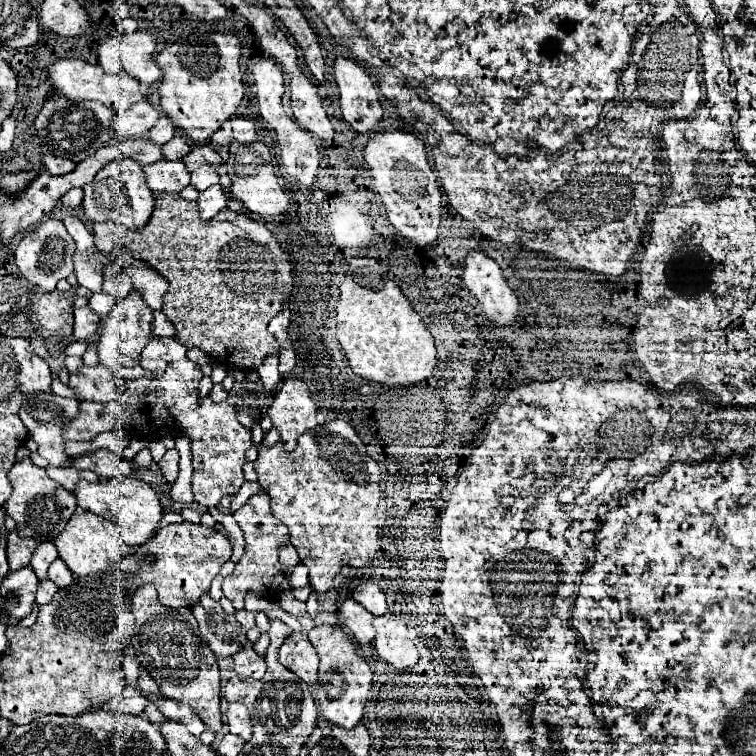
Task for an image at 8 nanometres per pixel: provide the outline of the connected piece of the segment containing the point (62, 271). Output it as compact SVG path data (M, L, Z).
M49 218L41 222L41 226L37 226L33 232L25 232L25 236L15 248L15 264L31 284L39 282L37 286L45 288L47 292L53 292L55 284L73 272L73 260L71 260L73 252L75 252L75 240L69 236L63 222Z

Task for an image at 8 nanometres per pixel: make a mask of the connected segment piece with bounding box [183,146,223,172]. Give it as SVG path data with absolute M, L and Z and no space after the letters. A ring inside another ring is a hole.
M195 146L193 152L189 152L189 156L183 158L183 162L193 172L193 170L197 170L203 164L221 164L223 158L211 146Z

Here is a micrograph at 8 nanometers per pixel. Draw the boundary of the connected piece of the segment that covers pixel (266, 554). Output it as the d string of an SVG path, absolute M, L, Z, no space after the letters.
M259 492L255 496L251 496L245 506L233 514L233 518L237 520L239 528L245 534L245 554L241 556L241 560L237 562L233 574L229 574L222 584L222 591L235 606L236 610L244 609L245 596L249 592L263 596L263 598L275 598L281 582L283 582L283 568L279 564L279 548L289 544L289 532L287 528L281 524L281 520L277 520L271 514L269 508L269 496L267 492Z

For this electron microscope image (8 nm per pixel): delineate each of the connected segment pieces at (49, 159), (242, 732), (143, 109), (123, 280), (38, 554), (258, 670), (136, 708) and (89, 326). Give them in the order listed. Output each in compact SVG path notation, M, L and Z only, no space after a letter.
M43 154L43 166L45 170L49 170L51 174L69 174L75 170L75 162L67 160L67 158L59 158L59 156L53 156L53 154Z
M229 704L227 710L227 726L231 734L241 736L245 742L251 740L251 718L247 714L247 708L243 704Z
M139 102L139 104L131 106L129 110L115 114L113 128L117 130L117 134L121 134L125 138L137 138L137 136L147 134L149 128L155 126L159 116L161 114L155 106L151 106L149 102Z
M115 272L109 276L103 276L103 292L115 296L115 300L125 298L131 288L133 288L131 278L125 272Z
M41 542L31 558L31 568L37 574L37 578L47 578L47 568L51 564L51 558L57 558L57 548L53 542Z
M243 648L233 656L233 670L237 676L259 680L265 676L267 666L265 666L265 660L257 656L253 648Z
M125 686L121 694L111 698L109 702L101 704L99 708L103 708L103 710L119 710L119 712L127 712L127 714L141 714L145 710L147 702L149 700L143 698L139 690Z
M89 306L75 308L75 338L77 340L89 340L97 328L99 328L99 314L93 312Z

